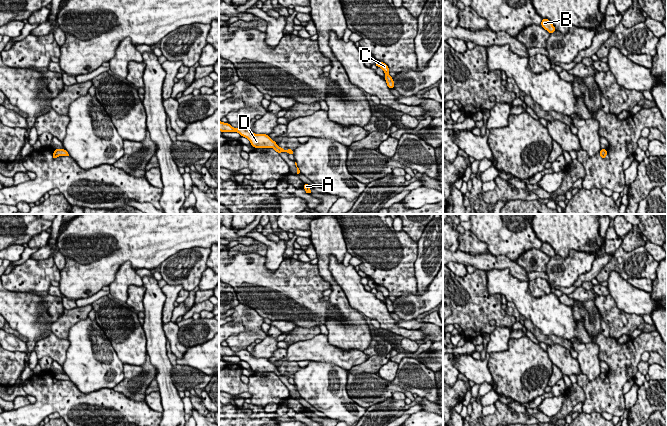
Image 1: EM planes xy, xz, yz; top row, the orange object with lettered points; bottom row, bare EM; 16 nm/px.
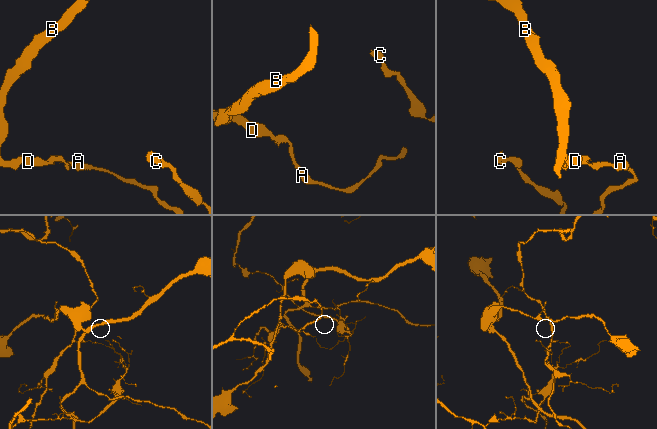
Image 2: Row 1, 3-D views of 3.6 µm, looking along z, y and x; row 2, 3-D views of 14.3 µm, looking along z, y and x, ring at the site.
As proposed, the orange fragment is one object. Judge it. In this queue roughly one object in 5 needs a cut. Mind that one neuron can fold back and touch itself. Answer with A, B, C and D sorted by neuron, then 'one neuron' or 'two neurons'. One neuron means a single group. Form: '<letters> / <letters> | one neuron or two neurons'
A C / B D | two neurons

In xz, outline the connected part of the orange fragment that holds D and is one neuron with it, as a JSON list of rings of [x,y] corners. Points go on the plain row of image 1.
[[[219,345],[219,354],[221,356],[238,356],[241,360],[246,361],[254,372],[273,372],[279,378],[281,376],[281,371],[268,359],[254,358],[247,350],[234,352],[229,347]]]

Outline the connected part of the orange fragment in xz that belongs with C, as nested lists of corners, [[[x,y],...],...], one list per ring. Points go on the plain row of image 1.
[[[377,285],[375,289],[376,289],[377,291],[380,291],[380,292],[383,293],[383,295],[384,295],[384,297],[385,297],[385,304],[386,304],[387,310],[388,310],[390,313],[393,313],[395,307],[393,306],[393,302],[388,298],[388,296],[389,296],[389,291],[388,291],[385,287],[379,286],[379,285]]]

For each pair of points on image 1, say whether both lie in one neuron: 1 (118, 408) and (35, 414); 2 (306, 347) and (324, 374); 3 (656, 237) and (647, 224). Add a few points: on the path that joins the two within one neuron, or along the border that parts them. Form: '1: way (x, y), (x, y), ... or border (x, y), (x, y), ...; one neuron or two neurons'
1: way (97, 403), (56, 402); one neuron
2: border (310, 360), (333, 362), (338, 366); two neurons
3: way (655, 234), (650, 227); one neuron

